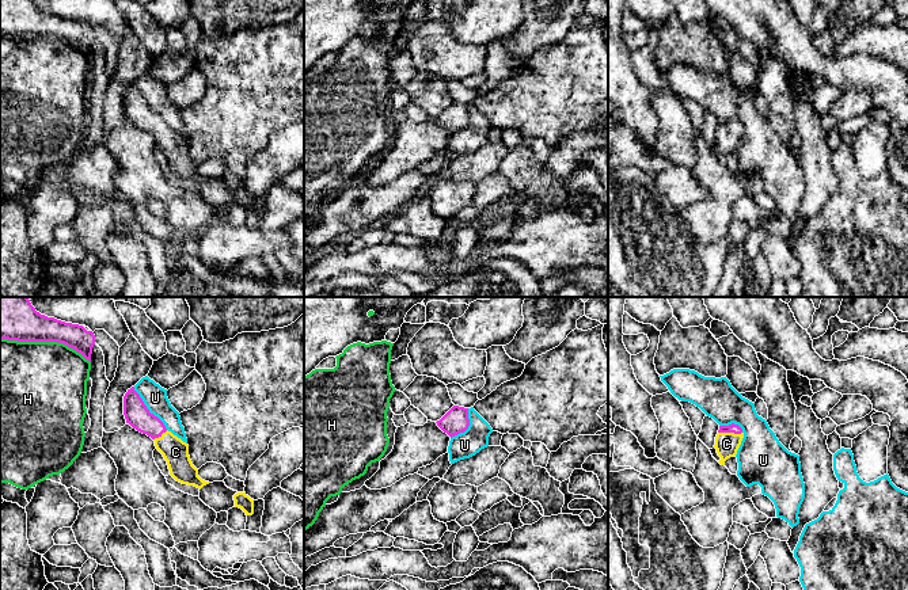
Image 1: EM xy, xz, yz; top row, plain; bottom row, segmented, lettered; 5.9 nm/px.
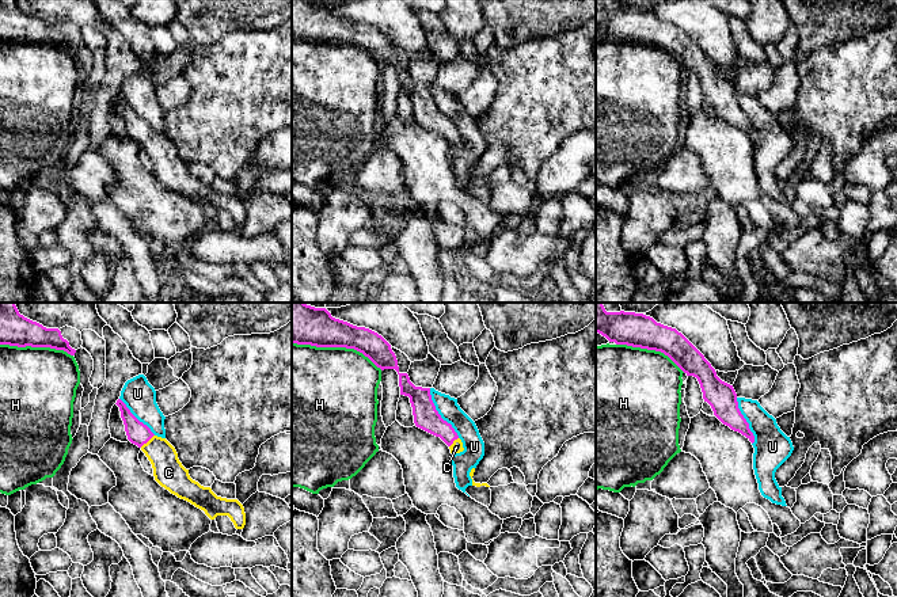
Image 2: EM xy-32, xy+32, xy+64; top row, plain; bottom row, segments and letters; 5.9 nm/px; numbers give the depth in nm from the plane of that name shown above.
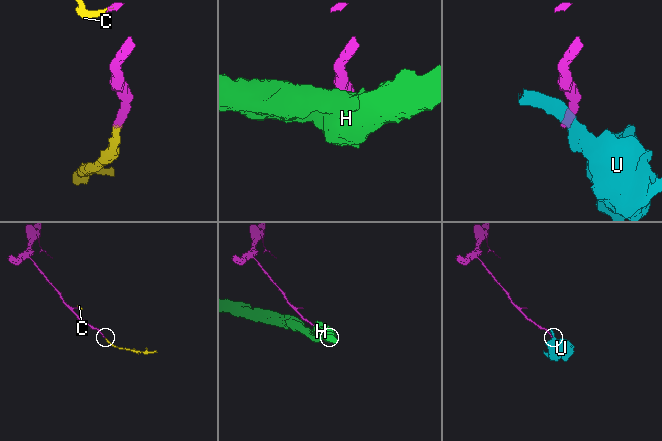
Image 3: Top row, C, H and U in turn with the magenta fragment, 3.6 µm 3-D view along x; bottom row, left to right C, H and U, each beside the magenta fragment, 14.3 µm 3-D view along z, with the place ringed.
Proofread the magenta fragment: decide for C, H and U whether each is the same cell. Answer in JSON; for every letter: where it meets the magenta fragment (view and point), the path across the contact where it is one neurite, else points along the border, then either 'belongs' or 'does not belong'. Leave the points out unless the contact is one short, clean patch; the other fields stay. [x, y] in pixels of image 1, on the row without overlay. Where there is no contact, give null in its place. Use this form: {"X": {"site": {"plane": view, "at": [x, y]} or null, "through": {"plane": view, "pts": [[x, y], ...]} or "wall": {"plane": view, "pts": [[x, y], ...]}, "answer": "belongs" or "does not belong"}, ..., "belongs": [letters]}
{"C": {"site": {"plane": "yz", "at": [730, 128]}, "answer": "belongs"}, "H": {"site": {"plane": "xy", "at": [45, 37]}, "answer": "does not belong"}, "U": {"site": {"plane": "xy", "at": [147, 105]}, "wall": {"plane": "xy", "pts": [[133, 83], [145, 103], [167, 125]]}, "answer": "does not belong"}, "belongs": ["C"]}

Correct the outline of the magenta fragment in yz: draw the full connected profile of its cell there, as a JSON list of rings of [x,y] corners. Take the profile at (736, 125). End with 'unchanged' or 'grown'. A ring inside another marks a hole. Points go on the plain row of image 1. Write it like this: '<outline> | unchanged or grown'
[[[738,121],[719,122],[718,130],[715,133],[715,141],[718,157],[721,161],[725,161],[725,157],[737,151],[737,146],[744,134],[742,125]]] | grown

